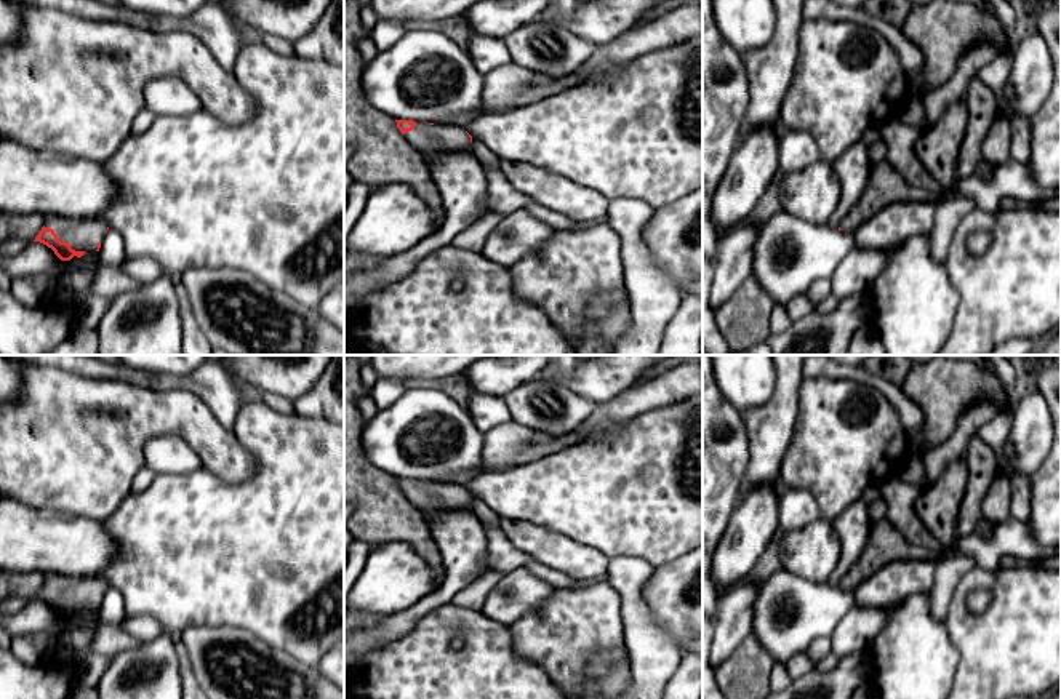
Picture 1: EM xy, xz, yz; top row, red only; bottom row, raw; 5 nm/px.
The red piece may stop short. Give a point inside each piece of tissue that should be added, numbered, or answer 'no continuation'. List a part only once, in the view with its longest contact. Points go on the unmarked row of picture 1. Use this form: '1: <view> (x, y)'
1: xy (82, 592)

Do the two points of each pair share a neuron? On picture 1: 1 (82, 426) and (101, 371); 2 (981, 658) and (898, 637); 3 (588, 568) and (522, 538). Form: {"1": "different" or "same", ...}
{"1": "different", "2": "different", "3": "same"}

